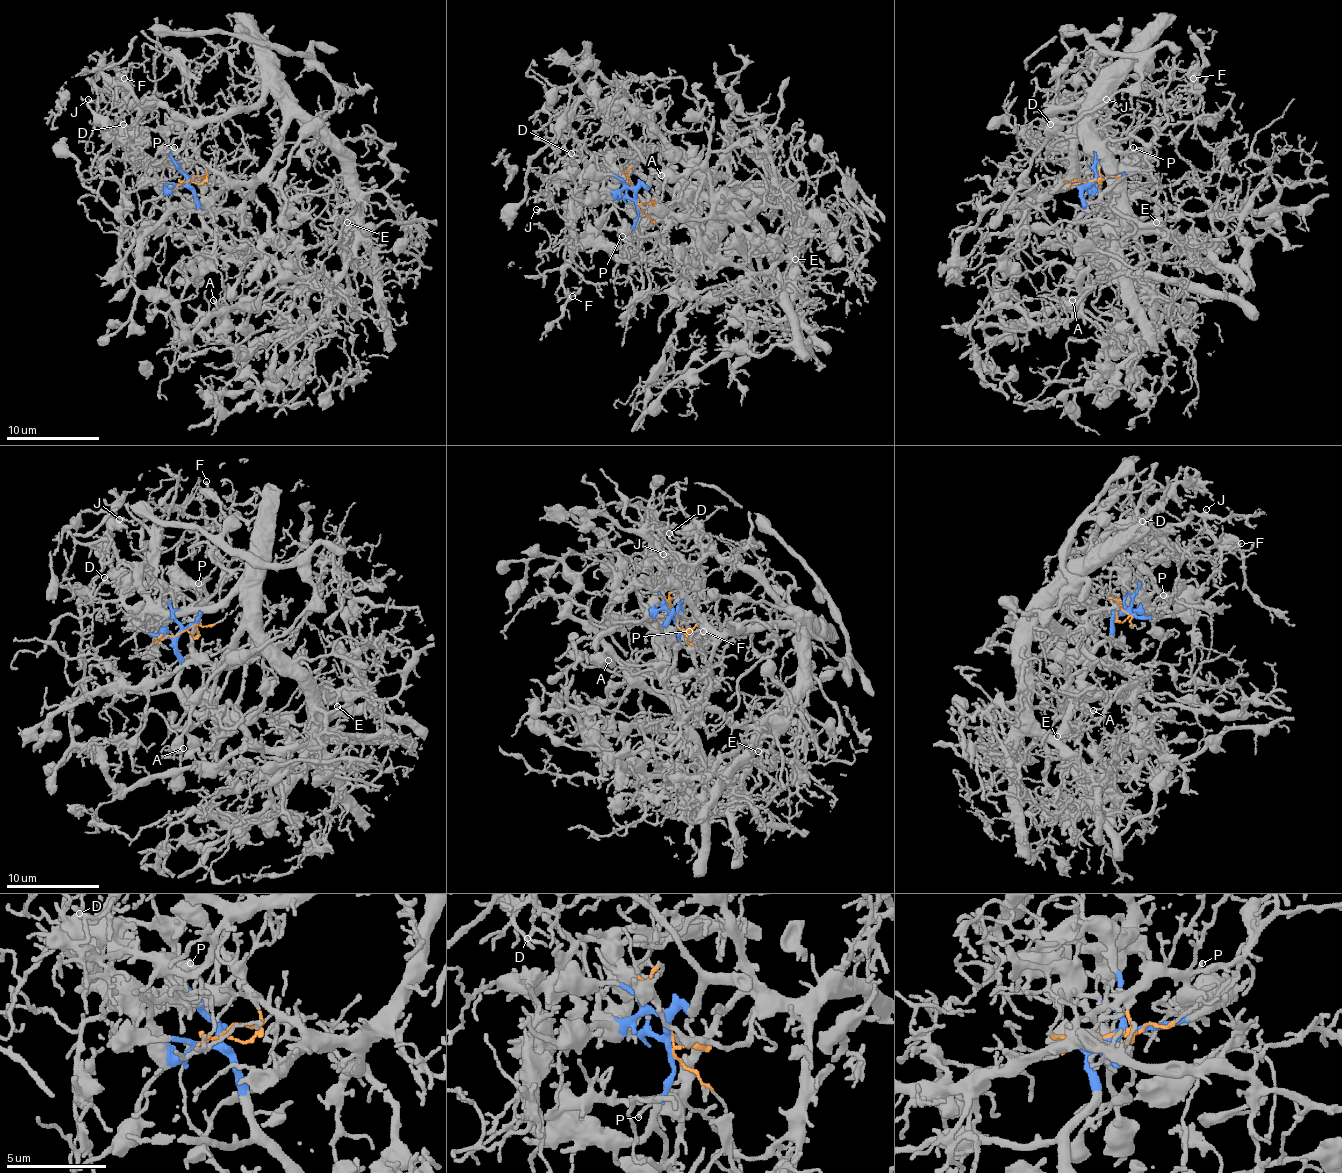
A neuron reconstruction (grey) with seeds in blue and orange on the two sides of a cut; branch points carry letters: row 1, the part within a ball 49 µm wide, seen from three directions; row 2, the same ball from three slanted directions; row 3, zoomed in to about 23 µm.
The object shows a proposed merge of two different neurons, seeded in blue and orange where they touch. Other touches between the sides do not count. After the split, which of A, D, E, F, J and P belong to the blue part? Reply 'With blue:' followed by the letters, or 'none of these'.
With blue: A

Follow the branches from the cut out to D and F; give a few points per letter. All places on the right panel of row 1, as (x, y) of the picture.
D: (1094, 179), (1064, 179), (1068, 161), (1052, 145), (1059, 135), (1057, 124), (1052, 128), (1050, 124)
F: (1094, 179), (1064, 179), (1068, 161), (1052, 145), (1078, 112), (1126, 75), (1168, 98), (1189, 98), (1194, 77)

